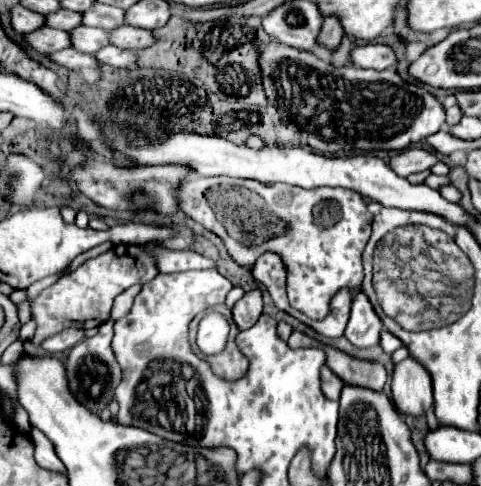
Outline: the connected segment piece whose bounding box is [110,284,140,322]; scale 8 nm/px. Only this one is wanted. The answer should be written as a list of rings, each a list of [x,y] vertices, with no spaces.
[[[136,284],[136,286],[130,286],[128,290],[124,290],[116,300],[114,300],[114,306],[112,306],[112,314],[110,314],[110,318],[116,322],[116,320],[120,320],[120,318],[124,318],[124,314],[128,314],[130,312],[130,308],[132,308],[132,302],[134,302],[134,296],[140,292],[140,286]]]

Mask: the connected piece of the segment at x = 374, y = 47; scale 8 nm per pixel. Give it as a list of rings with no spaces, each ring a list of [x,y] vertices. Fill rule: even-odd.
[[[366,44],[352,50],[352,64],[358,68],[374,68],[374,70],[386,70],[396,68],[398,58],[396,52],[386,44]]]

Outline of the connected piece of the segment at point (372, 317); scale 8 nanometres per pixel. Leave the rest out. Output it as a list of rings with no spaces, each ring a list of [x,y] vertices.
[[[358,290],[352,300],[350,322],[346,326],[344,336],[358,348],[370,348],[378,344],[380,332],[382,332],[380,318],[376,316],[368,296],[362,290]]]

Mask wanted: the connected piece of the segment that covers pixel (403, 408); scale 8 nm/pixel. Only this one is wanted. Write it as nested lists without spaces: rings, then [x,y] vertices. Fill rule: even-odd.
[[[408,356],[396,364],[392,374],[392,398],[400,414],[422,416],[434,402],[432,376],[426,368]]]

